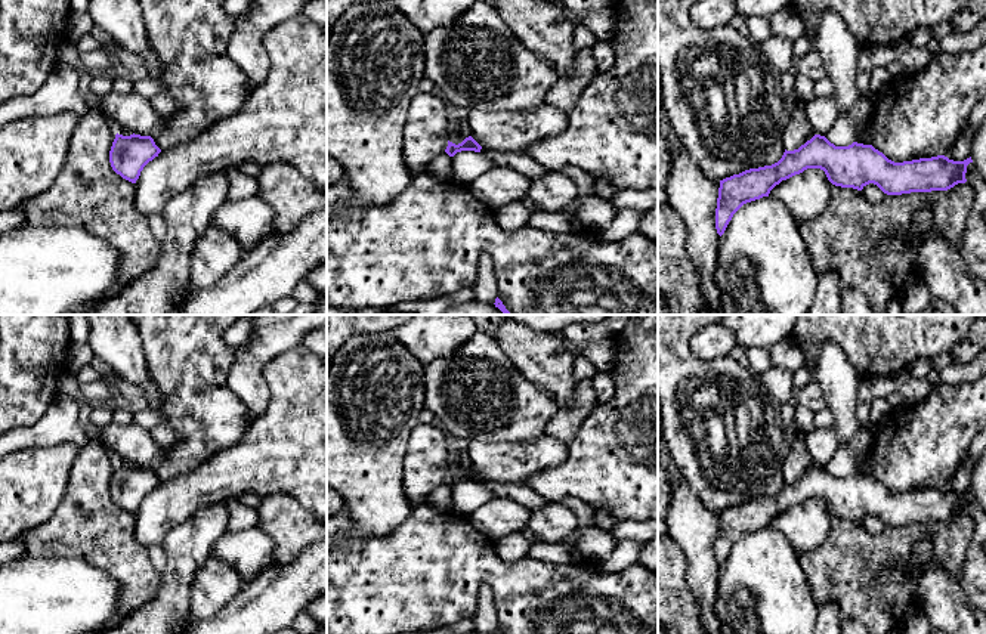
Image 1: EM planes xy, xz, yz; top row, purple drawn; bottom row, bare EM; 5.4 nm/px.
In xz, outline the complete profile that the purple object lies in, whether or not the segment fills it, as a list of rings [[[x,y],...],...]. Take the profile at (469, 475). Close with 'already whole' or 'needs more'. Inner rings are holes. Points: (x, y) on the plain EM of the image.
[[[469,467],[458,476],[448,471],[448,477],[446,477],[445,483],[449,488],[454,488],[457,483],[461,483],[461,482],[480,483],[480,480],[482,480],[482,477],[472,467]]] | already whole

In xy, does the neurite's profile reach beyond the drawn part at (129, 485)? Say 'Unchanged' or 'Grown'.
Unchanged

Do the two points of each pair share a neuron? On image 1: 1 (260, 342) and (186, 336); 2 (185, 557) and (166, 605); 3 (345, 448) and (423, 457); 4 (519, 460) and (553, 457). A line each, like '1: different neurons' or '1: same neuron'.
1: different neurons
2: same neuron
3: different neurons
4: same neuron

